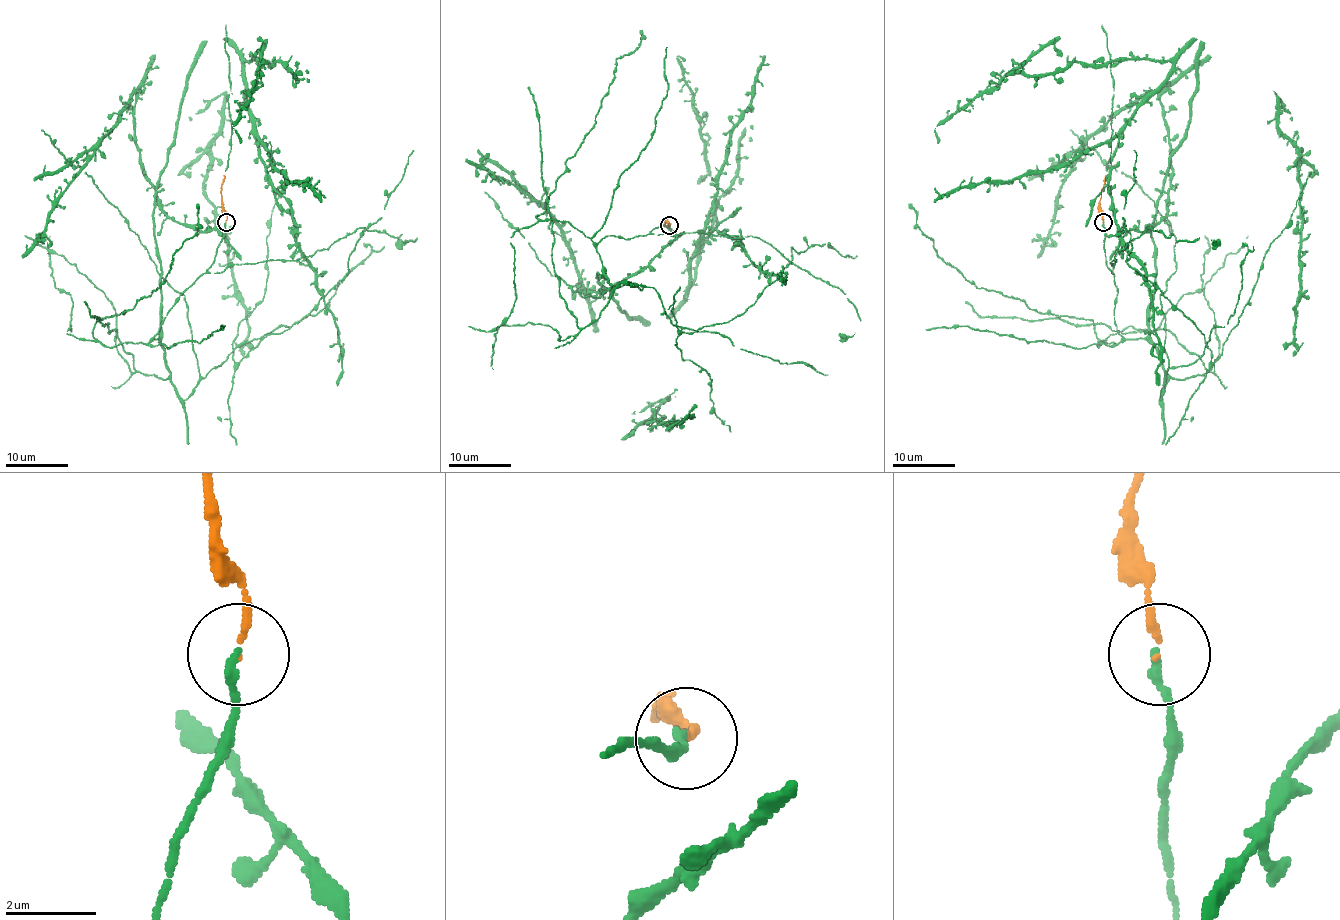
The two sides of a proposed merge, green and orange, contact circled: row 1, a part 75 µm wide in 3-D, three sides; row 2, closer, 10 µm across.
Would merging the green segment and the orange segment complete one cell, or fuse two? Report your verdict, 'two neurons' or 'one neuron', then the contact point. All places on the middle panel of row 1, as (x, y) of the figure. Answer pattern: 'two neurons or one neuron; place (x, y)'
one neuron; place (669, 225)

